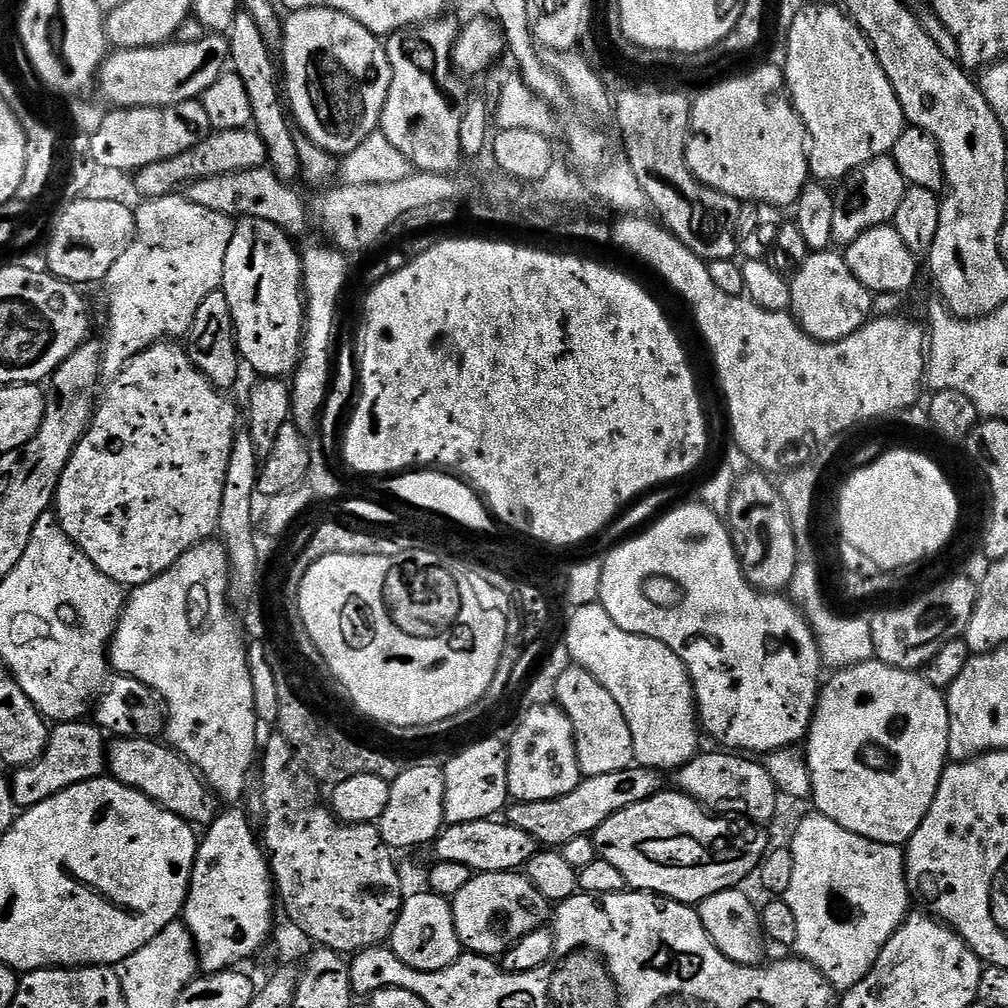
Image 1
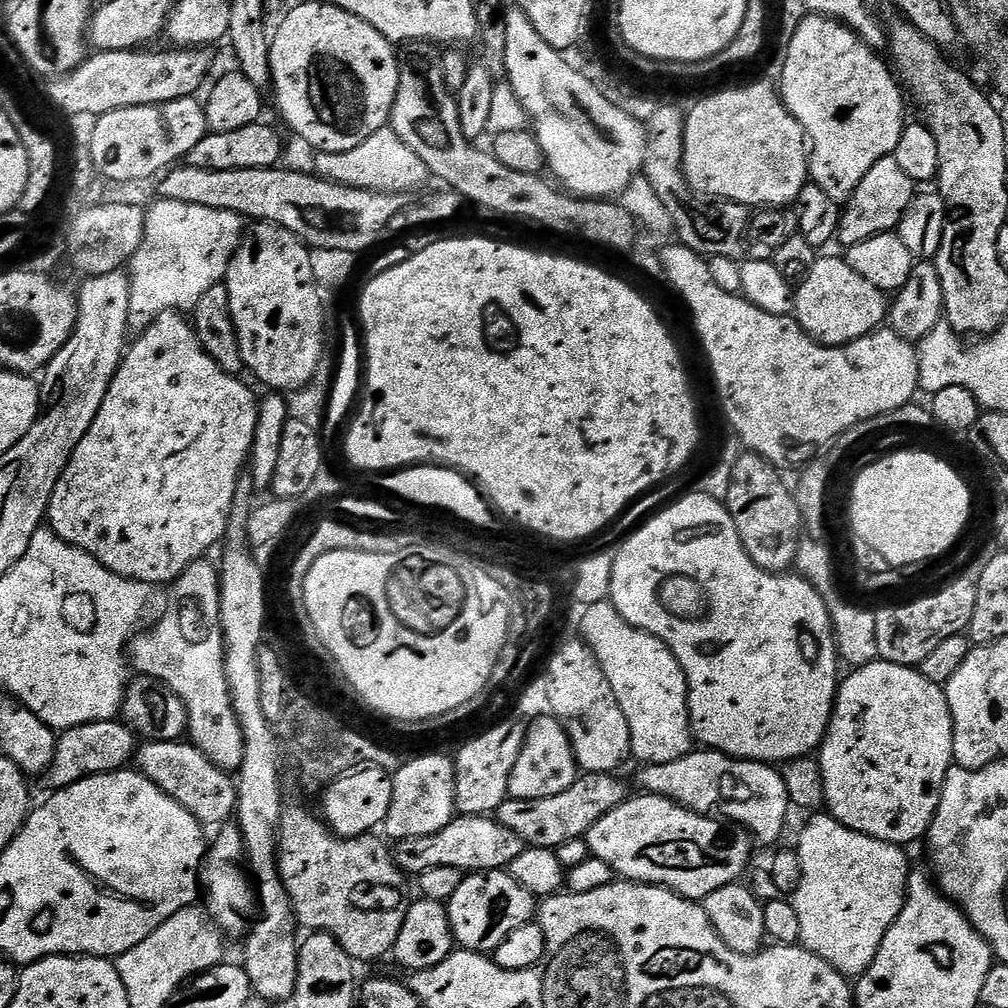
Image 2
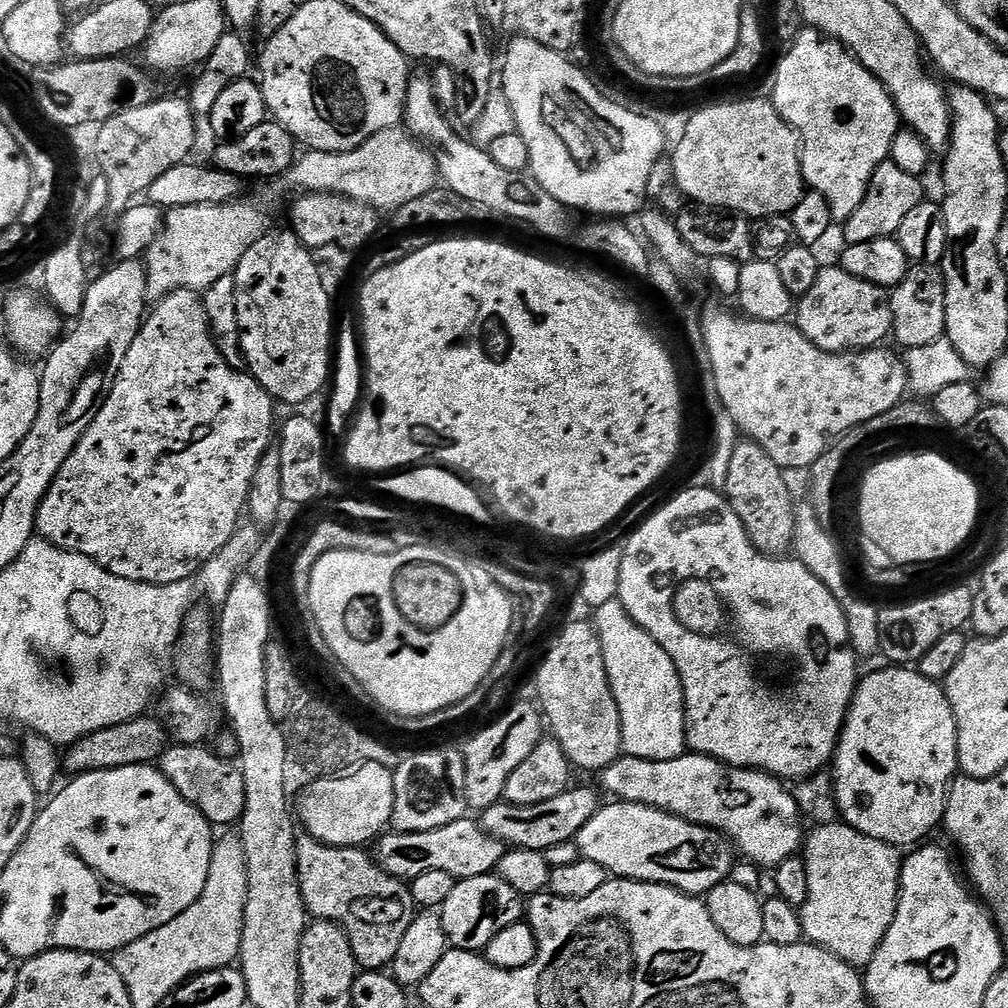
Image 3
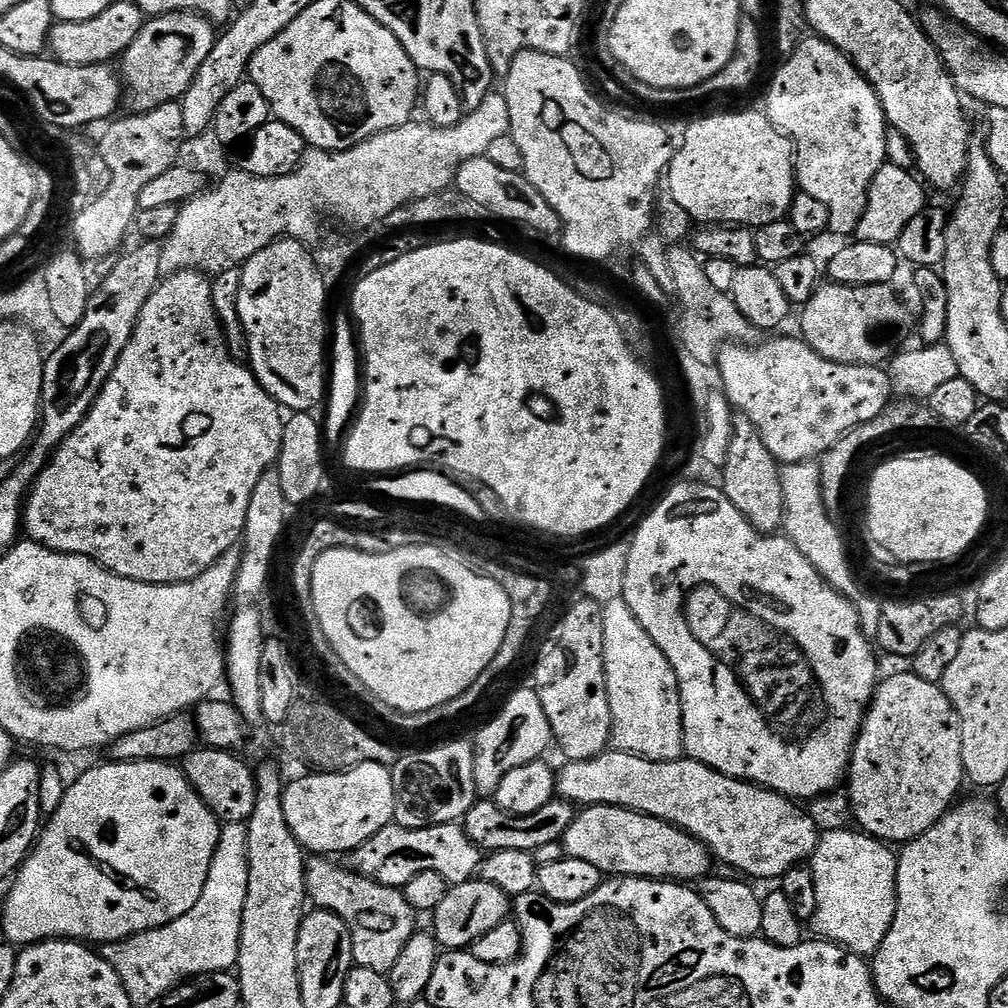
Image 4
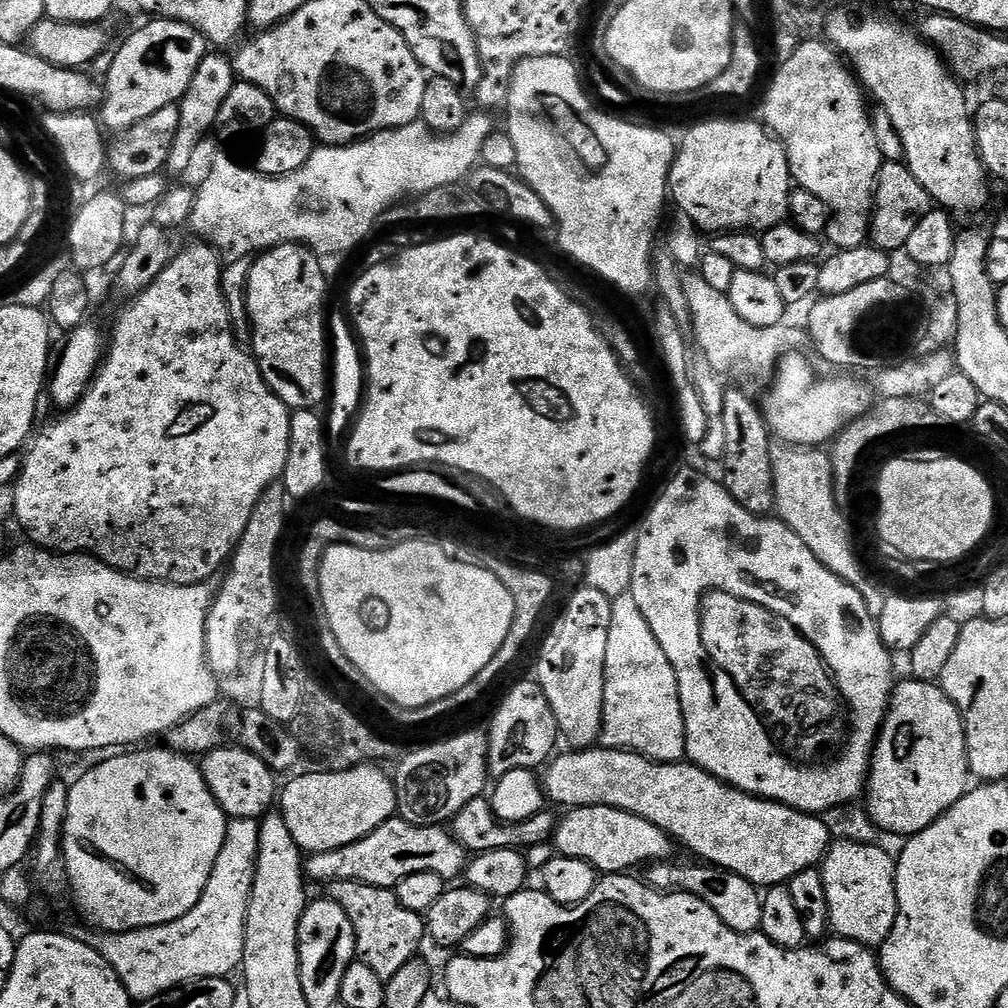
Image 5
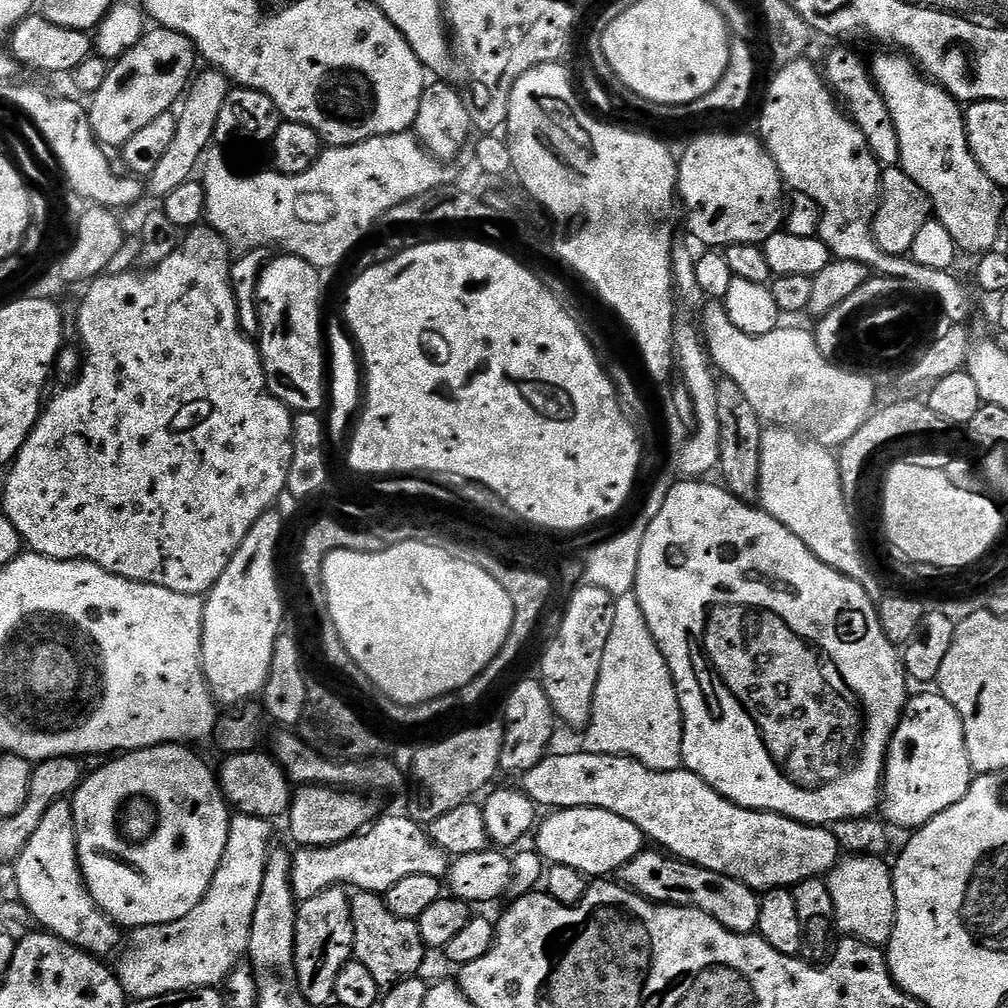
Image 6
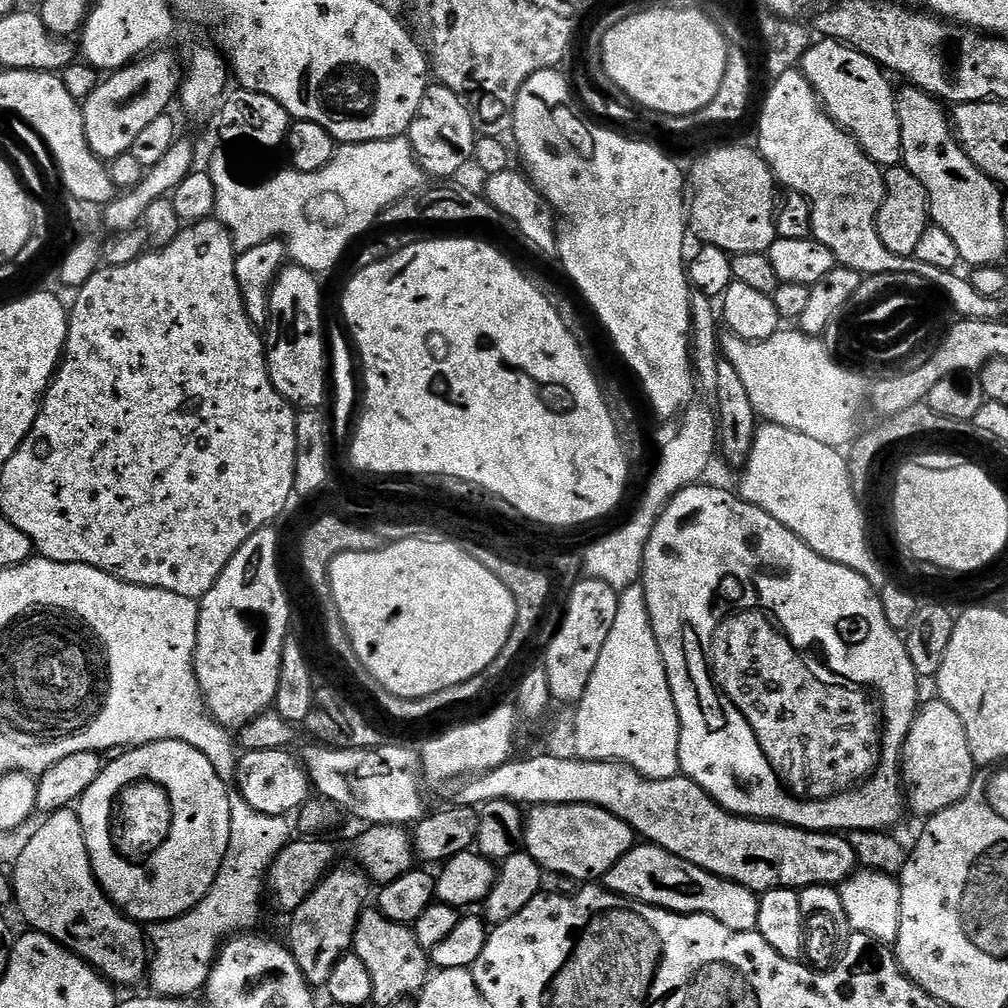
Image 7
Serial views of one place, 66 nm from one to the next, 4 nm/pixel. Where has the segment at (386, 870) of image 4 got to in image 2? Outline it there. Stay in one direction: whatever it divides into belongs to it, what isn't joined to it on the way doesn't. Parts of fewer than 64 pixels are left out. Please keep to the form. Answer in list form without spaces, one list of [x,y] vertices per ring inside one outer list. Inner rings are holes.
[[[457,815],[438,834],[426,834],[422,838],[406,838],[395,841],[394,855],[396,865],[405,874],[419,874],[434,870],[434,866],[454,866],[465,874],[473,872],[498,872],[507,870],[525,850],[525,843],[518,834],[506,830],[491,815]]]

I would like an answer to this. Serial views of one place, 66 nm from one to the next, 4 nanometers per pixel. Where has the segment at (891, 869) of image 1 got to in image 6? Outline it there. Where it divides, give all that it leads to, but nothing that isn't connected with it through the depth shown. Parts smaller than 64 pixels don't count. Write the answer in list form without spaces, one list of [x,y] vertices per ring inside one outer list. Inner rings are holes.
[[[848,854],[828,873],[826,883],[830,890],[830,898],[834,898],[835,927],[844,931],[845,937],[853,940],[864,940],[867,944],[887,945],[892,936],[892,927],[896,921],[896,899],[892,885],[892,870],[887,859],[878,856],[858,856]]]

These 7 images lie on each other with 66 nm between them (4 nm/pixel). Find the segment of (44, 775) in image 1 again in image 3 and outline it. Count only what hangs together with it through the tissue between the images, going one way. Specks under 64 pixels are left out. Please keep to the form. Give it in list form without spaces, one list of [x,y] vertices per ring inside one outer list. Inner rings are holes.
[[[145,714],[128,720],[125,724],[110,726],[106,730],[98,730],[77,744],[71,745],[63,753],[62,768],[65,773],[79,774],[81,772],[97,772],[98,770],[114,770],[122,766],[138,766],[139,764],[155,765],[169,747],[170,733],[159,719]]]

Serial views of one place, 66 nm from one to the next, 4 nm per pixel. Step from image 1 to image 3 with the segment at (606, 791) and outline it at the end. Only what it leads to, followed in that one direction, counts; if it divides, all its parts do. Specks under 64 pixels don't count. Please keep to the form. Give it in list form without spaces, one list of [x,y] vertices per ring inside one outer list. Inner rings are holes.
[[[569,786],[558,798],[550,798],[550,802],[538,802],[534,806],[514,806],[501,802],[483,809],[479,813],[478,823],[490,838],[498,838],[509,849],[521,848],[545,852],[550,846],[558,846],[567,840],[575,841],[577,834],[594,818],[594,814],[602,807],[601,801],[596,801],[595,787],[576,788]]]

